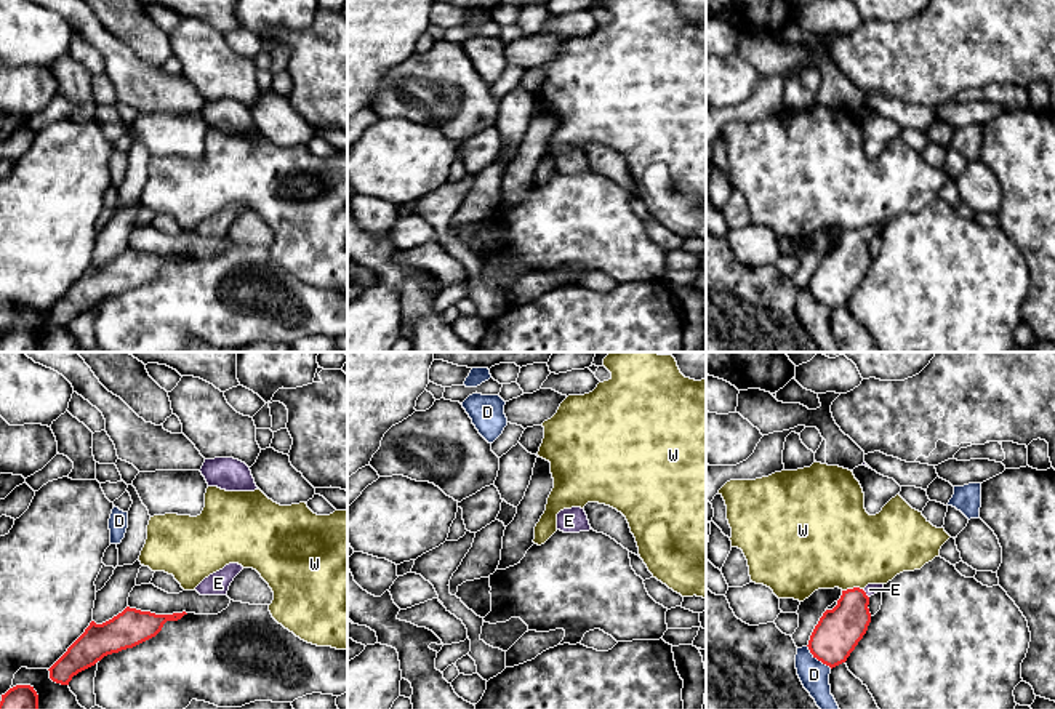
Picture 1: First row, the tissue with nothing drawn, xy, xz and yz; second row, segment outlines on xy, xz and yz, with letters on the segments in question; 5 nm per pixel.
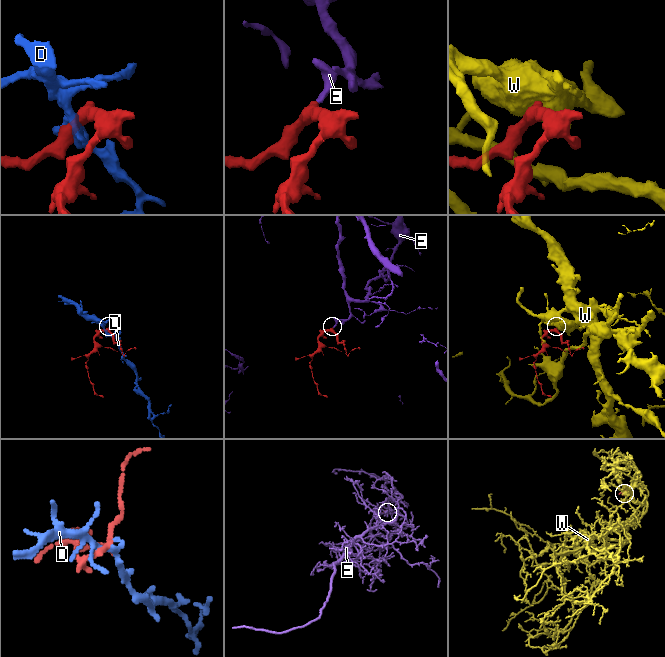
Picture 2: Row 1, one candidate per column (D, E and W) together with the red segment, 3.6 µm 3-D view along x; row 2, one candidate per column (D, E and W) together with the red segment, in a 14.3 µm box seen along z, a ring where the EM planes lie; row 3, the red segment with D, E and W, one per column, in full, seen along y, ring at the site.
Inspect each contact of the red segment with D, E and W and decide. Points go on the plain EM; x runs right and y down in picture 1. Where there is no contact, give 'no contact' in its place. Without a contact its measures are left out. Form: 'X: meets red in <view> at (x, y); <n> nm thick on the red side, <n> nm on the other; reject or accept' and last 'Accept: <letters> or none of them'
D: meets red in yz at (818, 301); 220 nm thick on the red side, 150 nm on the other; reject
E: meets red in yz at (865, 236); 220 nm thick on the red side, 60 nm on the other; accept
W: meets red in yz at (854, 229); 220 nm thick on the red side, 440 nm on the other; reject
Accept: E

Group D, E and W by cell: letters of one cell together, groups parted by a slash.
D / E / W

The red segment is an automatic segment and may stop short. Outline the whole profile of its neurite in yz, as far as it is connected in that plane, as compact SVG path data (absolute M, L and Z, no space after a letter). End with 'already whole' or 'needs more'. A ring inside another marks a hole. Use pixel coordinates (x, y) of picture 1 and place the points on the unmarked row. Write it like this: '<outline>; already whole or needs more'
M868 226L864 230L842 232L837 246L823 254L810 277L807 288L813 299L831 310L847 302L871 264L869 238L882 229Z; needs more

